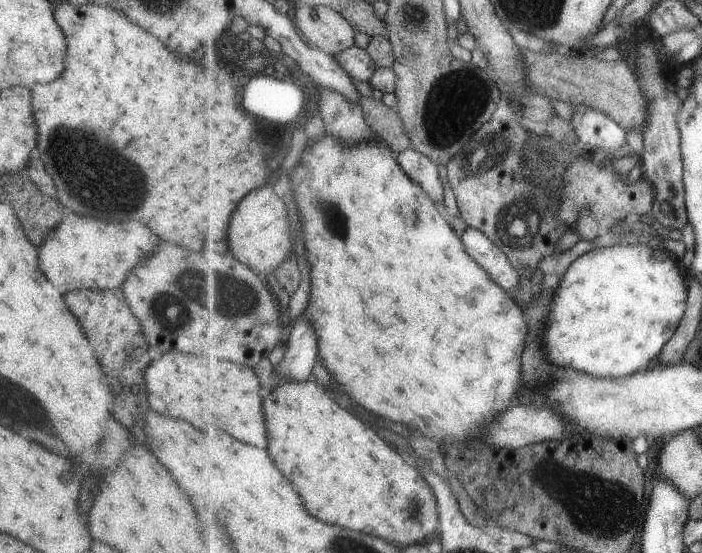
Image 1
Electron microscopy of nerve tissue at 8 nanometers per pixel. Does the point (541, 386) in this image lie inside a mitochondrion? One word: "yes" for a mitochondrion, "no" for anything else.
no

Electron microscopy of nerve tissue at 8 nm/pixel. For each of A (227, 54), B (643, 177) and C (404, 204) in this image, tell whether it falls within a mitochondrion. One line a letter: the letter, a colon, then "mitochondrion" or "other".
A: mitochondrion
B: other
C: other

